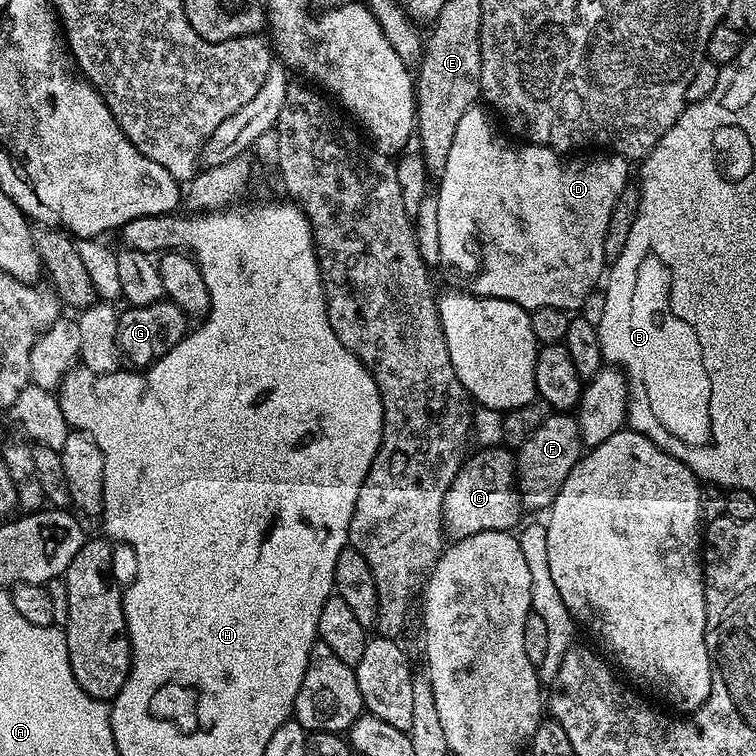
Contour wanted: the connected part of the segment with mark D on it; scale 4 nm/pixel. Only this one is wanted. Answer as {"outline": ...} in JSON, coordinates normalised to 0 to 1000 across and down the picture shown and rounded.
{"outline":[[[631,140],[611,151],[590,225],[579,234],[582,255],[575,255],[574,263],[579,272],[582,349],[599,354],[614,374],[610,377],[626,392],[664,394],[700,410],[717,405],[766,409],[774,394],[790,385],[800,364],[802,299],[807,299],[807,283],[823,251],[832,247],[832,213],[813,204],[742,204],[697,188],[684,189],[681,196],[638,143]]]}

